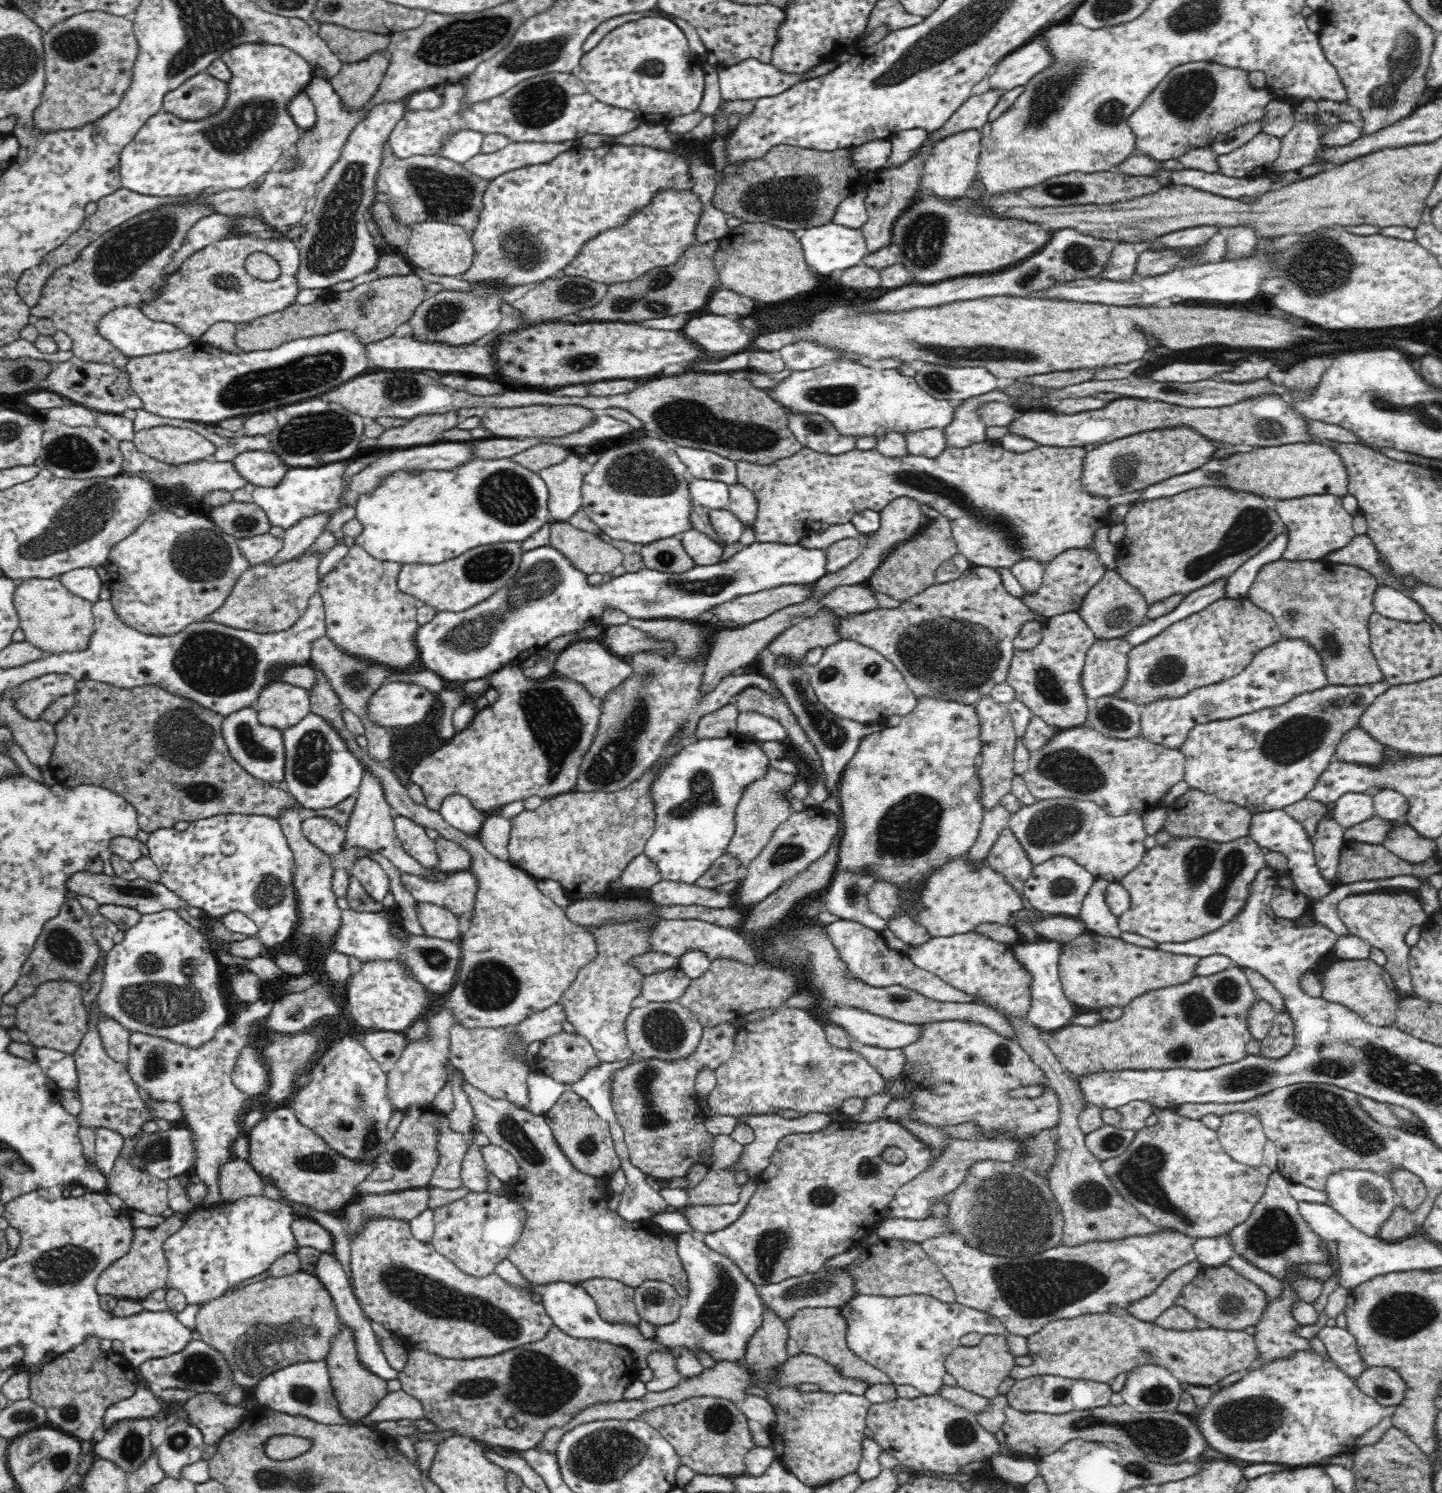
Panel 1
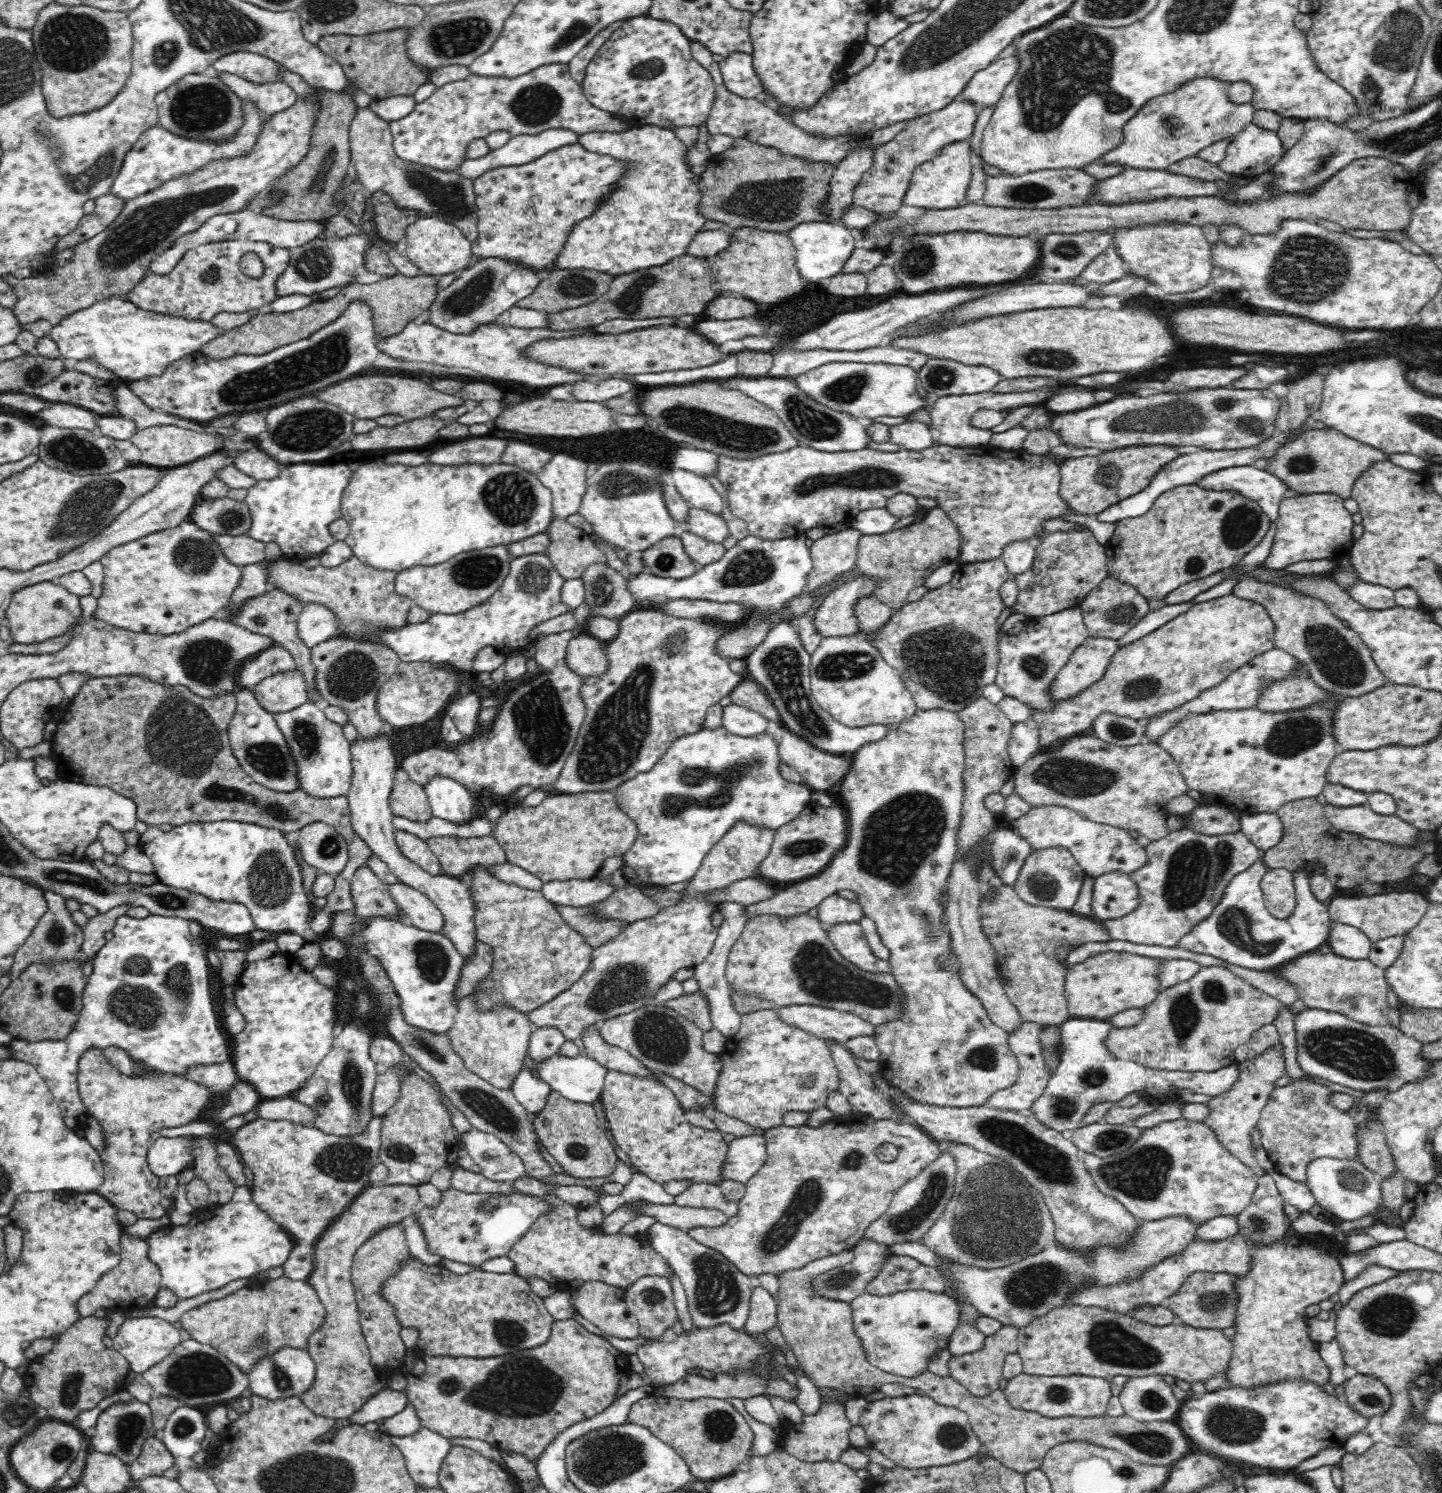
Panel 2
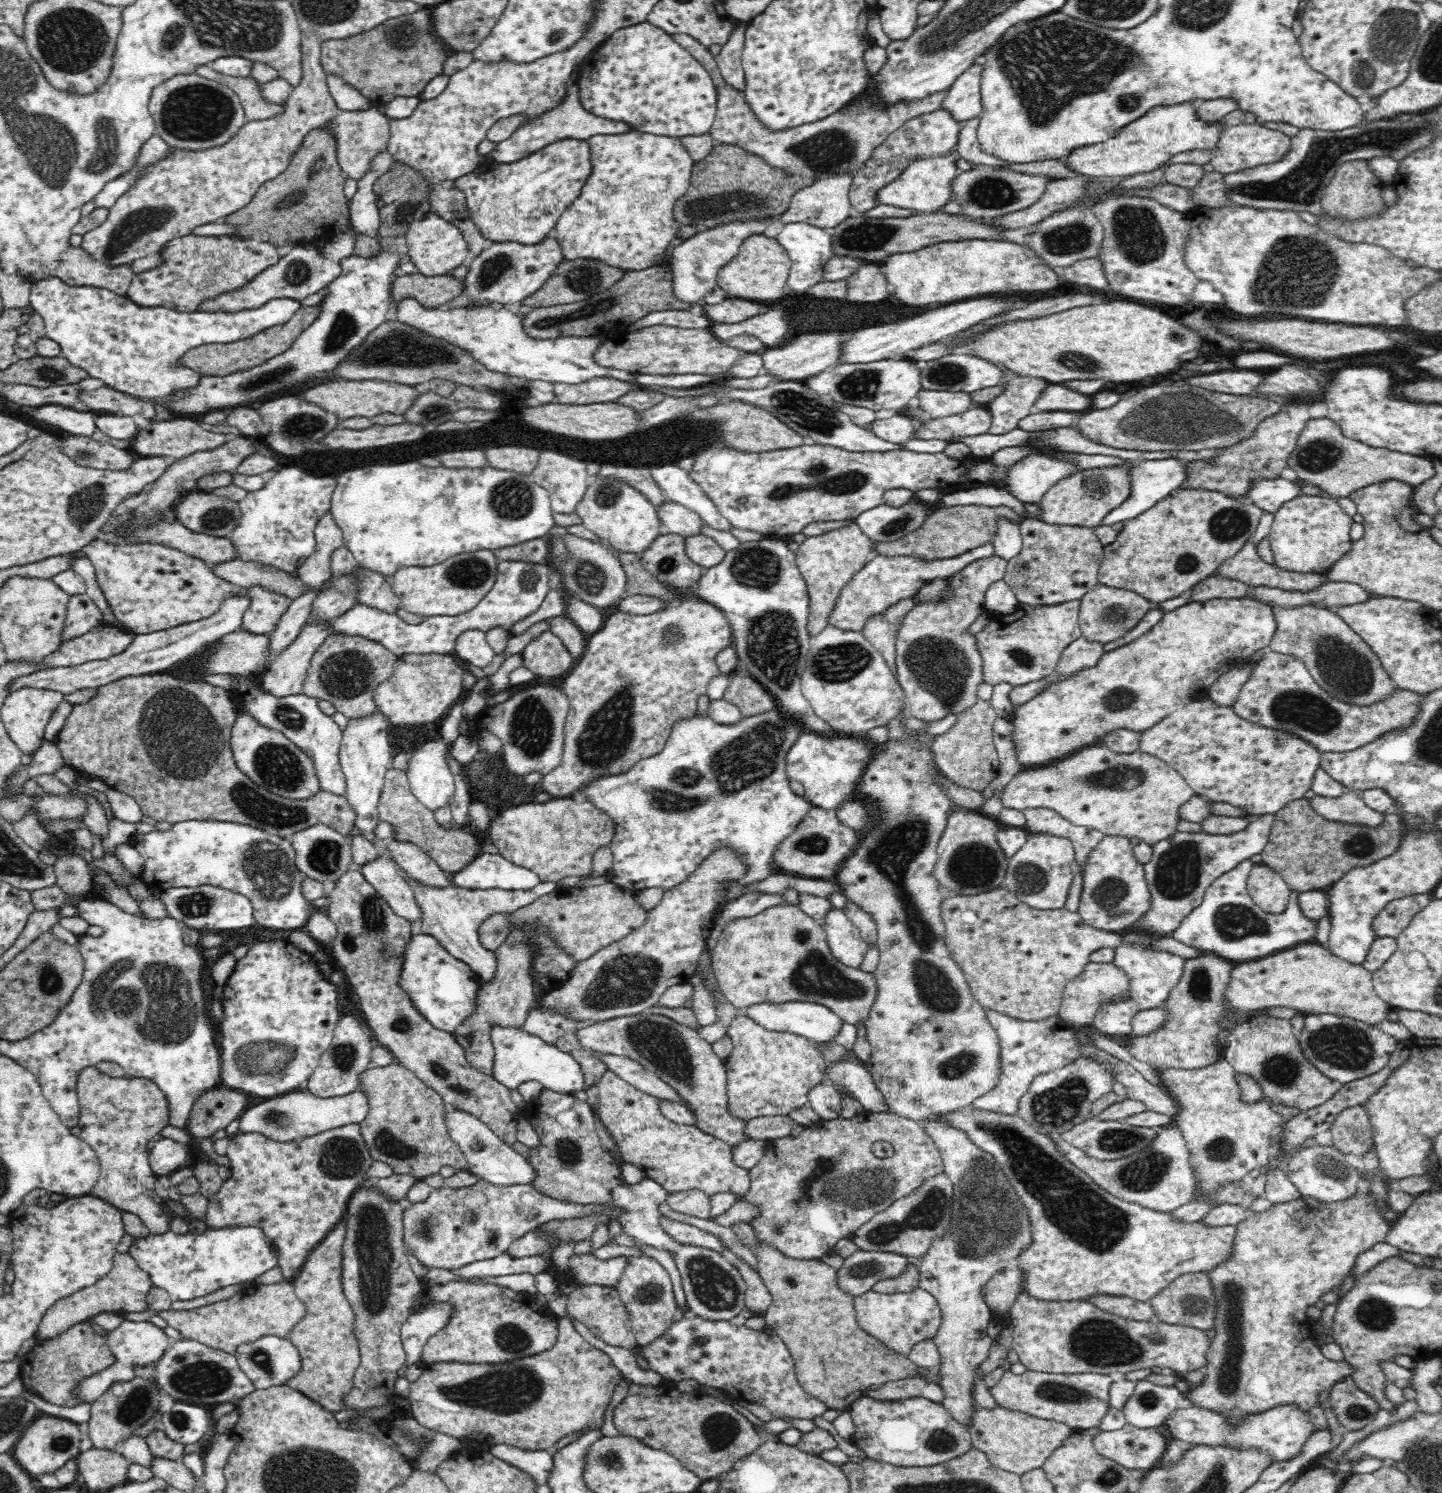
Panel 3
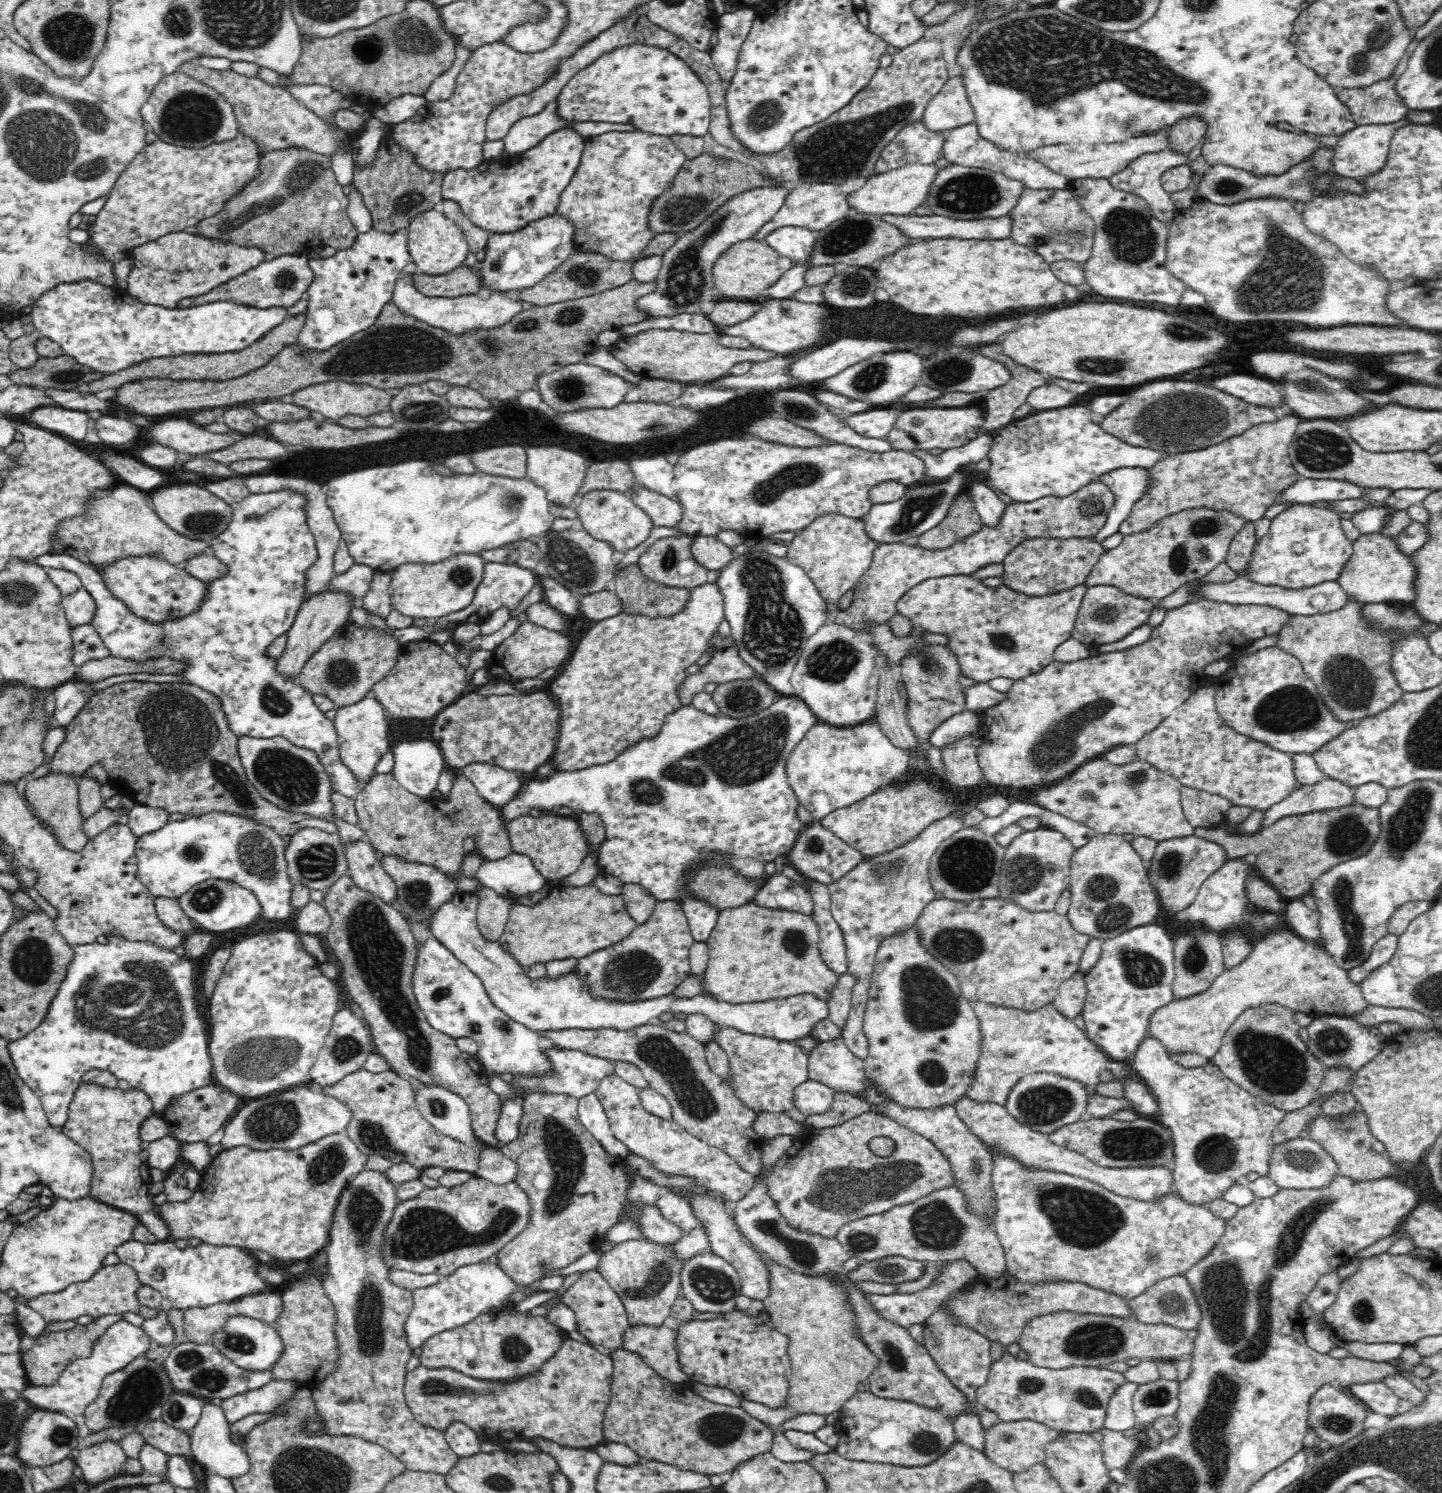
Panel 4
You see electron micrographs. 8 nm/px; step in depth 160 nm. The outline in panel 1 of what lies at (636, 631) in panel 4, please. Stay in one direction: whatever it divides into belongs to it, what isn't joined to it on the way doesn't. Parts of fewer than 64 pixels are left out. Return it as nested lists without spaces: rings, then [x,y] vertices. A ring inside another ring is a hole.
[[[630,618],[628,625],[647,632],[650,636],[658,640],[673,640],[677,644],[677,655],[675,657],[662,657],[662,655],[652,655],[652,653],[638,653],[633,657],[626,658],[627,663],[633,668],[635,675],[618,685],[613,691],[609,692],[607,699],[601,705],[600,728],[594,737],[591,747],[583,756],[583,763],[580,765],[576,791],[582,792],[616,792],[622,790],[625,786],[638,780],[656,760],[670,756],[684,748],[688,742],[694,741],[697,725],[700,718],[712,710],[718,710],[726,706],[732,700],[732,696],[740,694],[748,687],[756,687],[766,691],[772,697],[783,698],[783,694],[777,687],[771,673],[761,673],[753,677],[752,674],[742,674],[738,676],[725,676],[718,686],[707,695],[700,693],[700,682],[704,674],[704,665],[711,646],[706,642],[704,630],[700,628],[699,623],[690,621],[681,621],[680,619],[650,619],[640,620],[640,618]],[[686,725],[686,732],[683,732],[683,739],[675,746],[670,745],[672,736],[679,732],[679,729]]]

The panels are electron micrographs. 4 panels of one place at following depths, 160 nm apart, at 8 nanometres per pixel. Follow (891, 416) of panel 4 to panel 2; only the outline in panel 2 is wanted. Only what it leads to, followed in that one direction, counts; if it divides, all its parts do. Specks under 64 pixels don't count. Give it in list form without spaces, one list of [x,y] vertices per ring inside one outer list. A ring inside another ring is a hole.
[[[917,420],[890,427],[890,440],[900,450],[922,451],[936,446],[936,435],[930,425]]]

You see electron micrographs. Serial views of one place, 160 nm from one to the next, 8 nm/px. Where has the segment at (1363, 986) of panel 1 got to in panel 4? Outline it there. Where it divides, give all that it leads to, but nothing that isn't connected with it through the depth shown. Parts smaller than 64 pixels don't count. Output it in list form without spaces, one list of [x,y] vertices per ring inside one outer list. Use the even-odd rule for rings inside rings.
[[[1280,930],[1280,931],[1272,931],[1268,936],[1264,936],[1260,942],[1256,942],[1255,946],[1252,949],[1252,953],[1248,954],[1248,957],[1237,966],[1234,966],[1232,969],[1226,969],[1222,975],[1217,976],[1212,981],[1212,986],[1206,990],[1206,992],[1202,992],[1202,994],[1196,994],[1196,996],[1190,996],[1190,998],[1184,998],[1180,1000],[1174,1000],[1170,1002],[1167,1006],[1156,1010],[1152,1016],[1150,1016],[1150,1020],[1148,1020],[1148,1030],[1146,1030],[1146,1036],[1150,1036],[1152,1038],[1158,1039],[1164,1046],[1169,1054],[1172,1052],[1197,1052],[1202,1056],[1206,1056],[1209,1060],[1213,1058],[1213,1056],[1219,1052],[1220,1046],[1222,1046],[1222,1039],[1224,1035],[1227,1033],[1227,1030],[1233,1025],[1233,1022],[1246,1010],[1246,1009],[1254,1009],[1258,1008],[1258,1006],[1266,1006],[1266,1004],[1276,1004],[1278,1006],[1284,1006],[1285,1008],[1290,1008],[1293,1011],[1303,1012],[1309,1015],[1316,1015],[1317,1013],[1320,1016],[1330,1016],[1336,1015],[1338,1017],[1350,1017],[1354,1018],[1356,1015],[1359,1015],[1365,1008],[1368,1008],[1372,1005],[1364,999],[1364,995],[1362,995],[1362,986],[1361,982],[1354,982],[1349,977],[1348,971],[1346,969],[1338,966],[1334,958],[1326,952],[1321,946],[1314,946],[1310,942],[1305,942],[1301,940],[1299,937],[1296,937],[1291,930]]]

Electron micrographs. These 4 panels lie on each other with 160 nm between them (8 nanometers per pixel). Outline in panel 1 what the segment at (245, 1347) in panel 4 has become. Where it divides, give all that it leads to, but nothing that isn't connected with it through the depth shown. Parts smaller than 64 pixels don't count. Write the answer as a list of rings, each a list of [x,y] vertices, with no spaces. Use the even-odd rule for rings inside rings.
[[[325,1360],[292,1363],[282,1367],[256,1383],[255,1395],[259,1405],[283,1414],[308,1418],[327,1426],[344,1426],[349,1422],[342,1415],[340,1404],[333,1393],[330,1371]]]

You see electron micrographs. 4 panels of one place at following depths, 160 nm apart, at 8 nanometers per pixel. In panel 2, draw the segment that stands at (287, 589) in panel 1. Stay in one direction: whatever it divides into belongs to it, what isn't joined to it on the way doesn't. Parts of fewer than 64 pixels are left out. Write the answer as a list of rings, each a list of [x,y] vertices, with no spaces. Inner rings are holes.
[[[280,587],[278,589],[268,589],[265,594],[248,598],[248,600],[244,600],[242,606],[236,606],[232,610],[232,614],[227,615],[227,620],[253,633],[272,637],[278,645],[282,645],[286,650],[289,650],[289,653],[296,661],[297,669],[302,673],[304,681],[306,681],[308,692],[312,694],[309,702],[315,703],[321,699],[321,694],[316,688],[316,667],[311,661],[312,649],[308,648],[304,644],[304,641],[300,640],[300,637],[296,635],[298,634],[298,631],[296,631],[297,620],[299,619],[299,614],[302,612],[303,606],[304,602],[286,593],[286,591],[282,591]]]

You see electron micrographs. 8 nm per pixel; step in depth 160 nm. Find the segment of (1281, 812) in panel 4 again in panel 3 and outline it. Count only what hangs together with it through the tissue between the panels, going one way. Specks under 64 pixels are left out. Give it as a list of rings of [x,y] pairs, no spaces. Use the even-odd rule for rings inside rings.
[[[1346,791],[1338,798],[1328,798],[1320,795],[1315,795],[1309,803],[1312,808],[1326,820],[1346,825],[1360,825],[1360,827],[1368,827],[1377,829],[1385,823],[1385,814],[1372,810],[1360,797],[1359,792]],[[1263,815],[1263,819],[1250,823],[1244,830],[1232,834],[1208,834],[1203,831],[1180,832],[1176,831],[1170,838],[1166,838],[1152,845],[1152,858],[1143,865],[1144,878],[1150,891],[1150,908],[1144,912],[1128,931],[1140,932],[1147,936],[1164,938],[1174,934],[1180,923],[1192,910],[1204,900],[1206,889],[1225,872],[1236,868],[1241,862],[1252,858],[1254,854],[1261,854],[1268,843],[1270,826],[1274,815]]]

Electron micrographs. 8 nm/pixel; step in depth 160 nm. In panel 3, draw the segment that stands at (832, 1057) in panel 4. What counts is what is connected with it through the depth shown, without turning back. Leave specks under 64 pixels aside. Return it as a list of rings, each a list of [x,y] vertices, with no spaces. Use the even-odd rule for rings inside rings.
[[[840,1062],[828,1067],[824,1080],[851,1092],[866,1110],[873,1113],[893,1113],[865,1066],[856,1062]]]

